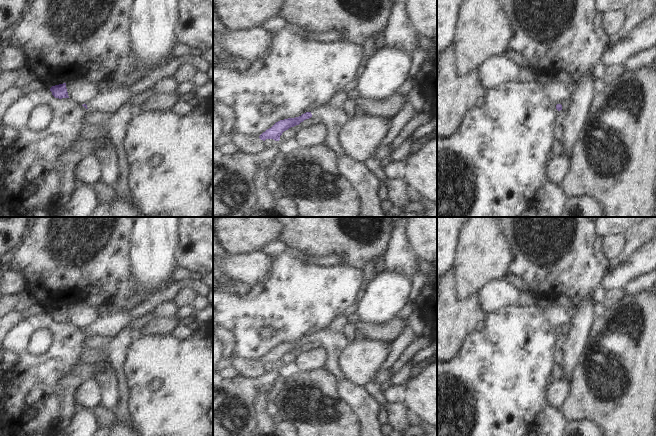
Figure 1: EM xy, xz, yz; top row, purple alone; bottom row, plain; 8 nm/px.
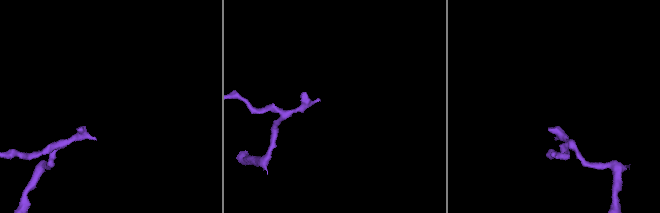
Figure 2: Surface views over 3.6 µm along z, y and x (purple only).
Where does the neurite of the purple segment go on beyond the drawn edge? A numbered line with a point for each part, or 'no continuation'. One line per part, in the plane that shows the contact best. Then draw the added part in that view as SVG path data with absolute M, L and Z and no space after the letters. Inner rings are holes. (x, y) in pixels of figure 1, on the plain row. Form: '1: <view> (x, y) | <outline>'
1: xz (332, 343) | M322 329L311 335L313 342L318 342L320 348L326 354L325 367L327 371L335 376L336 379L345 379L338 366L338 356L340 352L349 345L349 341L343 333L333 332L329 329Z

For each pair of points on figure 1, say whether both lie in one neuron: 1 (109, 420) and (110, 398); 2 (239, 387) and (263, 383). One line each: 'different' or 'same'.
1: different
2: same

